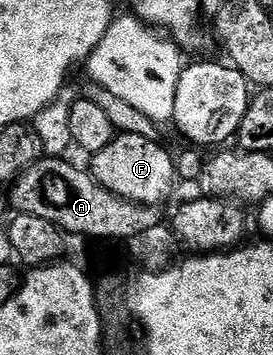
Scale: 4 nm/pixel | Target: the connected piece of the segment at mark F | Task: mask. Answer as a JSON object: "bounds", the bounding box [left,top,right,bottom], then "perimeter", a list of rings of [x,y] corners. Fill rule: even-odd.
{"bounds":[91,133,178,206],"perimeter":[[[122,133],[114,136],[113,141],[107,143],[107,147],[103,147],[103,151],[92,154],[93,166],[91,166],[91,172],[94,179],[103,187],[107,187],[107,191],[111,191],[128,201],[134,201],[140,205],[164,206],[164,201],[173,193],[173,181],[176,182],[178,176],[174,154],[169,154],[159,142],[160,140],[157,139],[143,139],[143,135]]]}

